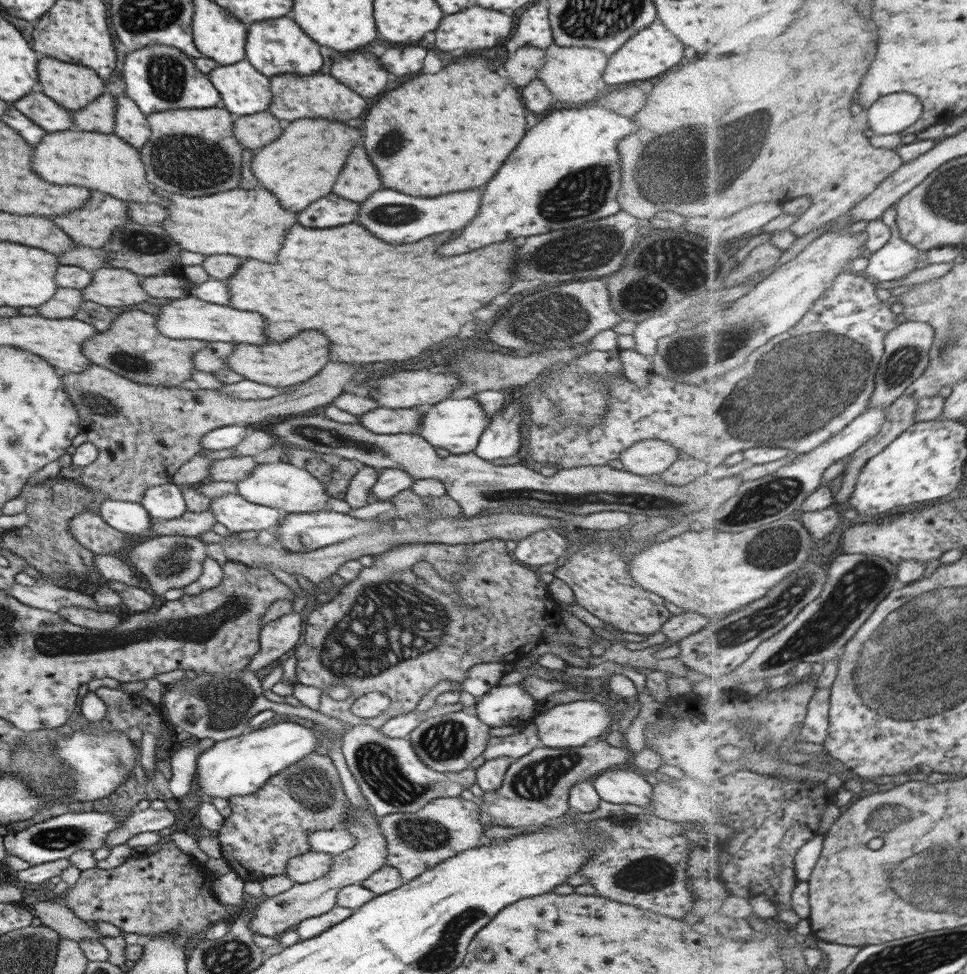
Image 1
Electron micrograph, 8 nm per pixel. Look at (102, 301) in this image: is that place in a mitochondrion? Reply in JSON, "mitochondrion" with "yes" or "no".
{"mitochondrion":"no"}

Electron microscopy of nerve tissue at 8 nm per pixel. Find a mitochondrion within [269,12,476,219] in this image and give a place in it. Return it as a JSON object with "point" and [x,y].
{"point":[393,142]}

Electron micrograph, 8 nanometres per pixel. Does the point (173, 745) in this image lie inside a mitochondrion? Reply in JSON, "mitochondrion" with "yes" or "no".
{"mitochondrion":"no"}

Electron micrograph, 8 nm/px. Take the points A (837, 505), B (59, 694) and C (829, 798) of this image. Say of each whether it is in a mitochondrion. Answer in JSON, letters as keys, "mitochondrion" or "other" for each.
{"A":"other","B":"other","C":"other"}

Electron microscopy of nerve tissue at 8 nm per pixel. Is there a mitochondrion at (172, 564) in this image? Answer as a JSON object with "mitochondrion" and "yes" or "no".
{"mitochondrion":"yes"}

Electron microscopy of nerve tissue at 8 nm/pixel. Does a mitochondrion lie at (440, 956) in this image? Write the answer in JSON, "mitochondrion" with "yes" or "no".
{"mitochondrion":"yes"}

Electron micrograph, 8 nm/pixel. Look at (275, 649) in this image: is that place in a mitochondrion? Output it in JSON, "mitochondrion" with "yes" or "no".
{"mitochondrion":"no"}

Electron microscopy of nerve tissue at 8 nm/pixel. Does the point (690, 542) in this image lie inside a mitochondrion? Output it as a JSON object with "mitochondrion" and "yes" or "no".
{"mitochondrion":"no"}

